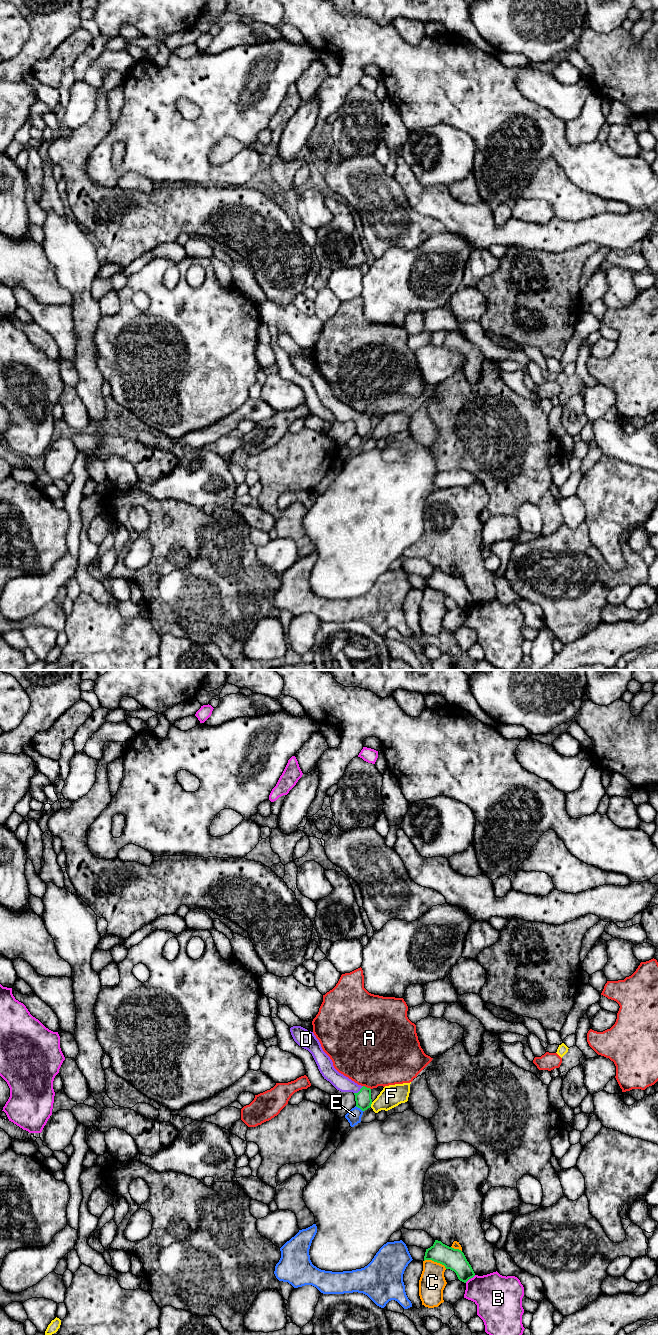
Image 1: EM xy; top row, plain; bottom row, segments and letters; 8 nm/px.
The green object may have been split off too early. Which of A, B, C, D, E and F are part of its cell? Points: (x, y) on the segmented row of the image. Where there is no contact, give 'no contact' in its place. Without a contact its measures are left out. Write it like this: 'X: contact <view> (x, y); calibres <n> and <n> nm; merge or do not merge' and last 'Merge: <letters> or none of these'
A: contact xy (366, 1087); calibres 130 and 480 nm; do not merge
B: contact xy (470, 1278); calibres 180 and 340 nm; do not merge
C: contact xy (435, 1261); calibres 180 and 220 nm; do not merge
D: contact xy (359, 1091); calibres 130 and 130 nm; merge
E: contact xy (359, 1107); calibres 130 and 110 nm; do not merge
F: contact xy (371, 1103); calibres 130 and 180 nm; do not merge
Merge: D

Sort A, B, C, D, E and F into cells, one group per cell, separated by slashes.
A / B / C / D / E / F

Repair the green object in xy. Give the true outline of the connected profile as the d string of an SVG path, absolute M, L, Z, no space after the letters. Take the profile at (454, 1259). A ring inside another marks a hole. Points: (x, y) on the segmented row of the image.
M435 1240L434 1244L426 1249L424 1261L432 1260L445 1266L446 1269L454 1271L458 1279L466 1283L475 1276L475 1273L467 1261L464 1253Z

